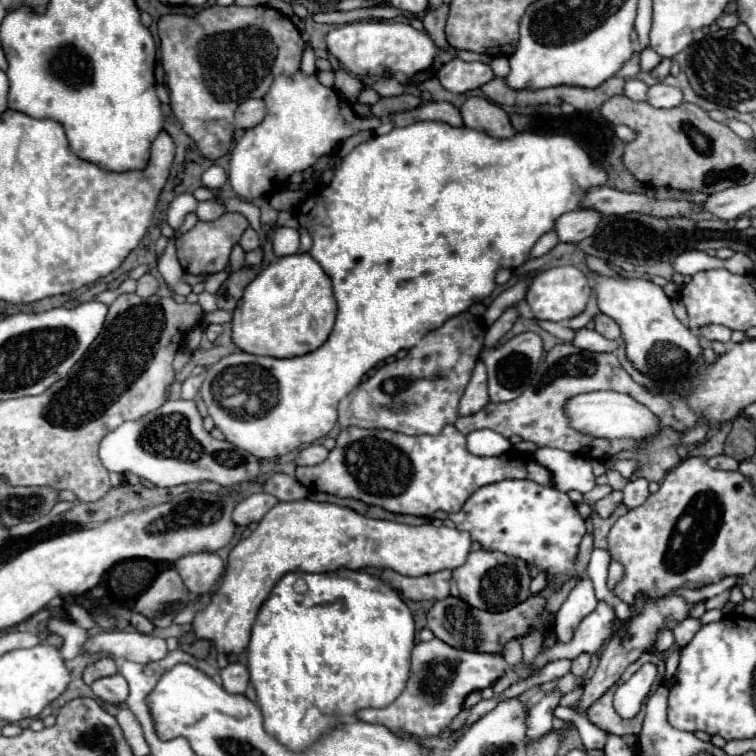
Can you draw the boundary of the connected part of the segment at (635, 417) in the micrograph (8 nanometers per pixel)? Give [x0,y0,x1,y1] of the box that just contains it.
[567,391,657,439]

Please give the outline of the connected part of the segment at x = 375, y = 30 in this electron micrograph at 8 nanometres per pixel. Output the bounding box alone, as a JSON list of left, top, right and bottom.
[327,21,441,75]

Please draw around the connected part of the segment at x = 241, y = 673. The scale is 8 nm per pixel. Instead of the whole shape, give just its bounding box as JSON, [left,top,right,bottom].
[221,663,249,693]

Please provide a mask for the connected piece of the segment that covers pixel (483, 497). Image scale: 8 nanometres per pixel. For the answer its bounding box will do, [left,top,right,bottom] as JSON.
[449,479,587,591]

